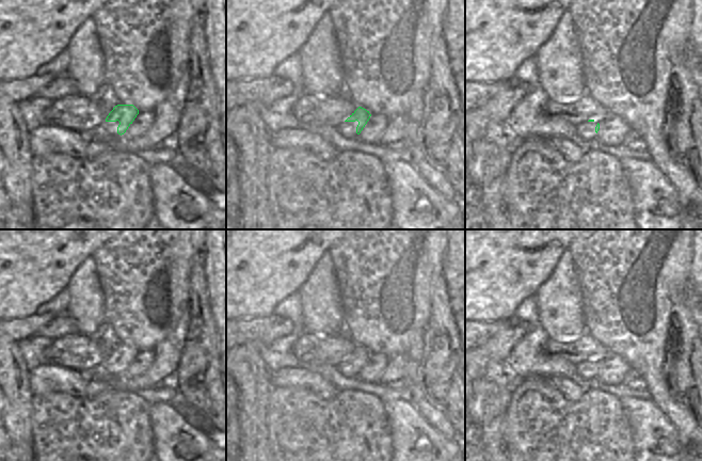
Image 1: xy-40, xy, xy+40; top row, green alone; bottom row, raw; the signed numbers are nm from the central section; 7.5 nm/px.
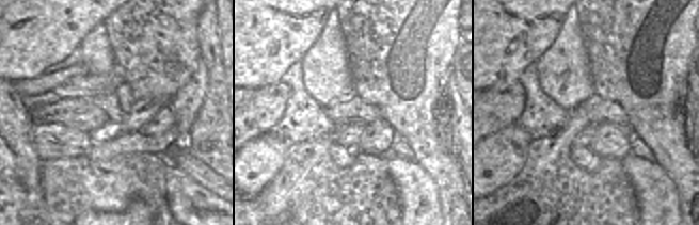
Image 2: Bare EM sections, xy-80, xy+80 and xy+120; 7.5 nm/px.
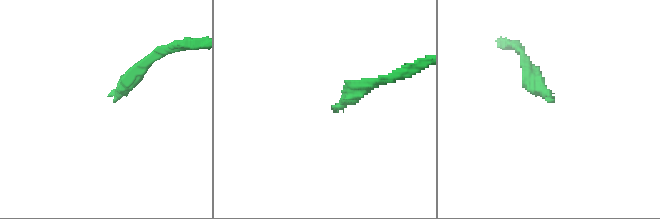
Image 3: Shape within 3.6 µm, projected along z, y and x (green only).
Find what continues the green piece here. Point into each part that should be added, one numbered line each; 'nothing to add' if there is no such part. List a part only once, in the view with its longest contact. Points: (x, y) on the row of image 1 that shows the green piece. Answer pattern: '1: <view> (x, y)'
1: xy-40 (110, 128)

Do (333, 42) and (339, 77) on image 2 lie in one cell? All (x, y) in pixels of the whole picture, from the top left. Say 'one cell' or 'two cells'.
one cell

